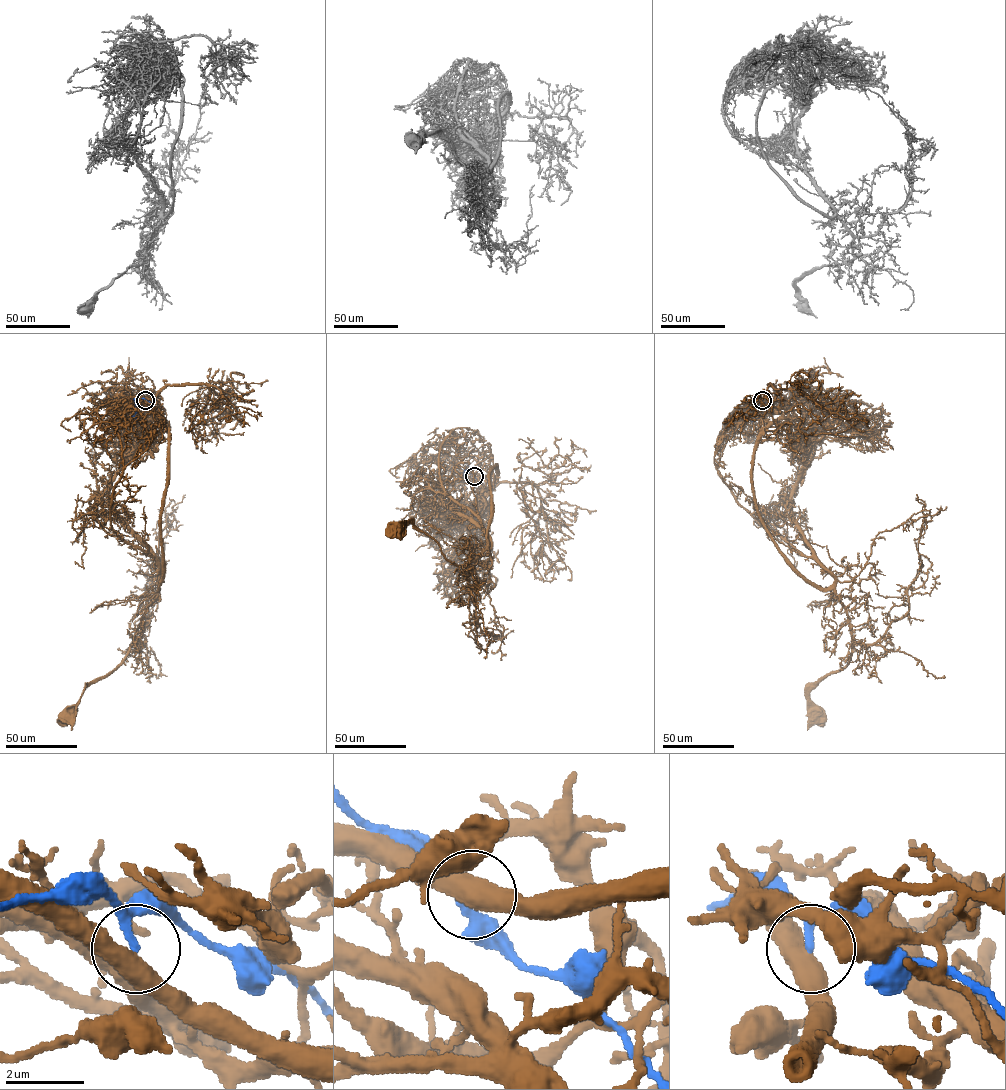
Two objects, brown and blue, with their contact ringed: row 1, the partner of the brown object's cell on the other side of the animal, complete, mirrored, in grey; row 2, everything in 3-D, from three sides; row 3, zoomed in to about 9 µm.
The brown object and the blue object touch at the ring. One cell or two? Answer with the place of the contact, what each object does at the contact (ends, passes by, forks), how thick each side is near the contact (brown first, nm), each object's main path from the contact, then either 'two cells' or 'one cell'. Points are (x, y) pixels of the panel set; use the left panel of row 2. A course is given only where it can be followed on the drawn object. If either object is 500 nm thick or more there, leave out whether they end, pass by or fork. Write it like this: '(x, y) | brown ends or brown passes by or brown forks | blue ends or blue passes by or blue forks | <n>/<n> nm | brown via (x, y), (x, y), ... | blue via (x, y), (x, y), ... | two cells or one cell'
(145, 400) | brown passes by | blue passes by | 480/170 nm | brown via (145, 400), (158, 410), (167, 428), (162, 581), (126, 657), (90, 684), (76, 711), (66, 717) | blue via (145, 400), (135, 399), (134, 416), (123, 411) | two cells

